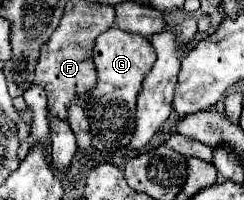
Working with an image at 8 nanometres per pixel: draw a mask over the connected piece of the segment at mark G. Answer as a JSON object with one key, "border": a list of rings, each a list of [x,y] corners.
{"border":[[[112,27],[96,39],[94,47],[94,67],[96,67],[96,87],[90,91],[90,135],[92,147],[100,153],[114,153],[120,147],[128,147],[134,135],[134,109],[136,97],[142,89],[142,81],[156,61],[152,43],[142,35],[132,35]]]}

